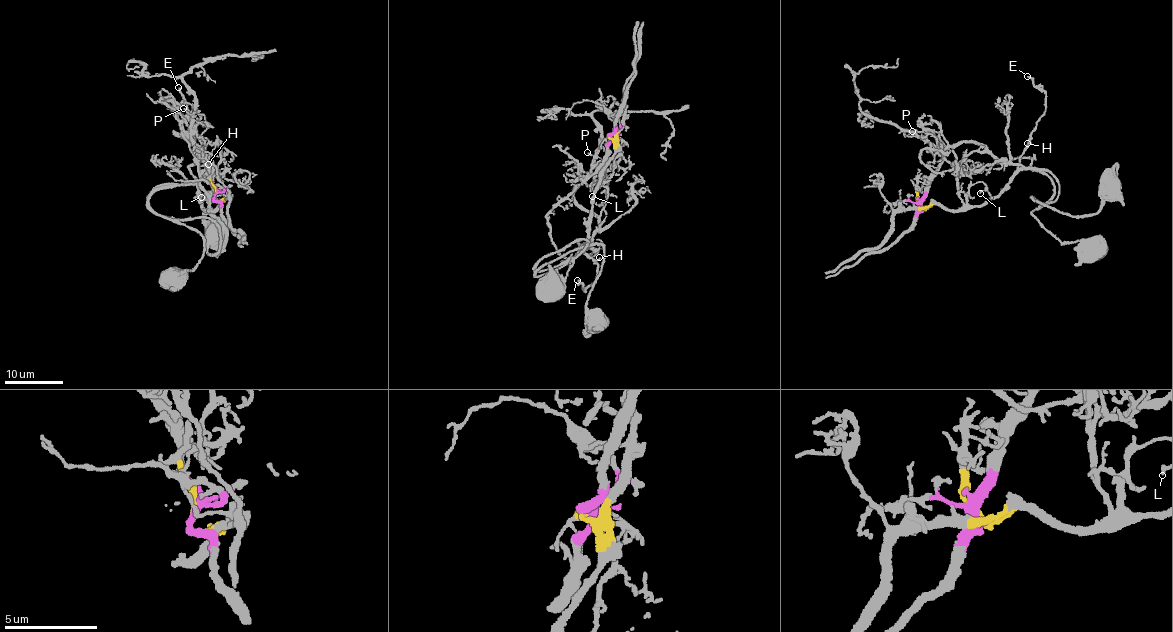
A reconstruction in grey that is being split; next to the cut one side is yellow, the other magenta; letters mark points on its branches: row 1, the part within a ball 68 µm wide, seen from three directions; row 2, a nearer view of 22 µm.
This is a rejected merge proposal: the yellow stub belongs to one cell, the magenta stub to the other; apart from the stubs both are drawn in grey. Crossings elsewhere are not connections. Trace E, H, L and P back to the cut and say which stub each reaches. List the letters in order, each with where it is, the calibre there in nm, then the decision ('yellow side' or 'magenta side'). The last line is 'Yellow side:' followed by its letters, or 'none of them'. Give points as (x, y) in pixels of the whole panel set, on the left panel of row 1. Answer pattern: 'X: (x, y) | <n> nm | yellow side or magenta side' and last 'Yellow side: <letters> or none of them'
E: (178, 87) | 220 nm | yellow side
H: (208, 164) | 140 nm | yellow side
L: (201, 197) | 190 nm | yellow side
P: (183, 108) | 140 nm | magenta side
Yellow side: E, H, L

